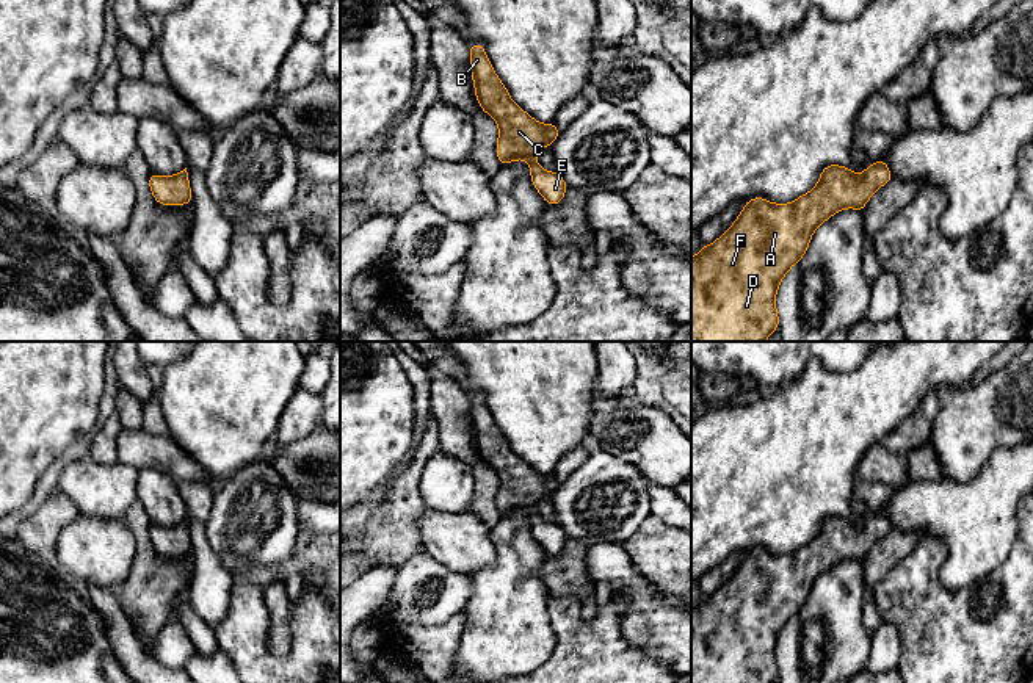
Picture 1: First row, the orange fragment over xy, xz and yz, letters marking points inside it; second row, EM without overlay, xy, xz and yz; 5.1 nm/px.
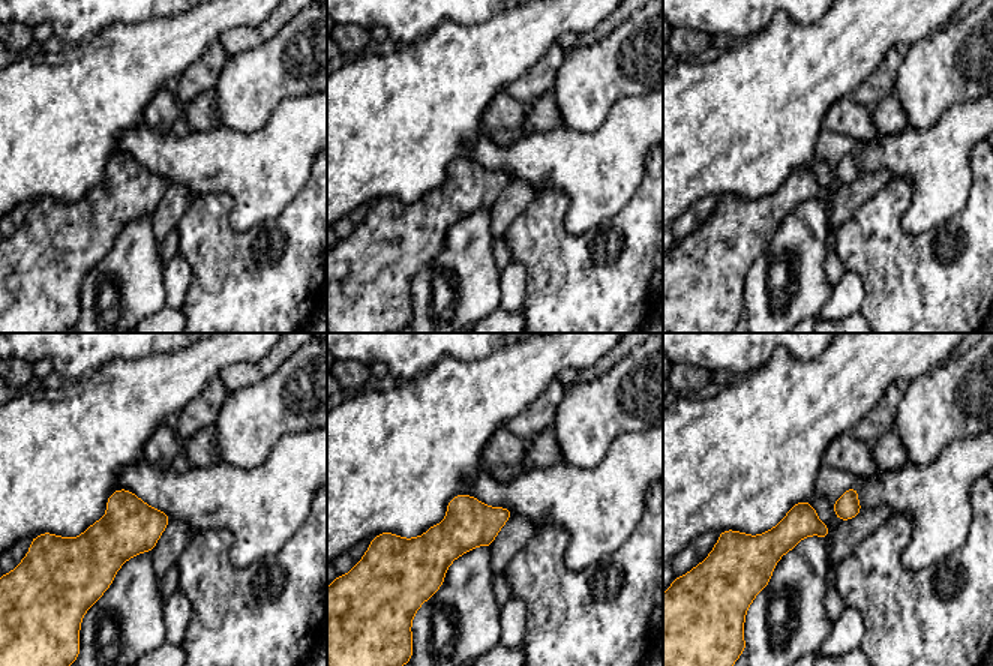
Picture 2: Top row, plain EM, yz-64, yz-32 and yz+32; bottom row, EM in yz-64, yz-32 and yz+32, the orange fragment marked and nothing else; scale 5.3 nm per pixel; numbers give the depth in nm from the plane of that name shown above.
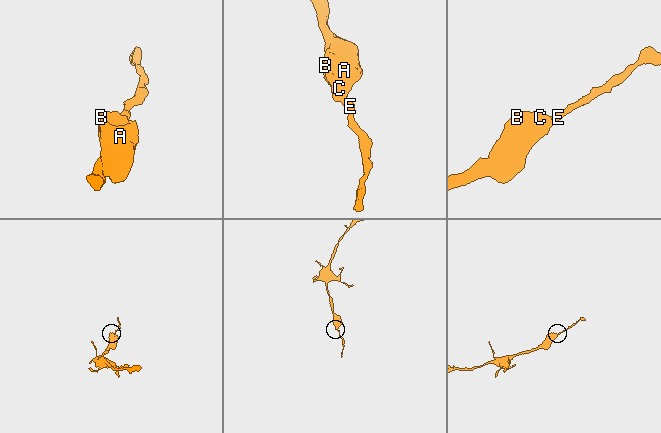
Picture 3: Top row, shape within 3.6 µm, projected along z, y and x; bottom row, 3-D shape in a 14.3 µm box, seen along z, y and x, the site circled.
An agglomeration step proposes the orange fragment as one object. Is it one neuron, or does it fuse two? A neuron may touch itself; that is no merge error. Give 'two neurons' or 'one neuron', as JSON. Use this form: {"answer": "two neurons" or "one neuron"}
{"answer": "one neuron"}

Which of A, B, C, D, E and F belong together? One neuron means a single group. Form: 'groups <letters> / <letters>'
groups A B C D E F

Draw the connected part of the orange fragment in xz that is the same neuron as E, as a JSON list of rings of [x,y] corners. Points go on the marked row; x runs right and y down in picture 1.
[[[470,44],[470,72],[480,108],[498,125],[495,150],[500,164],[527,160],[533,186],[547,204],[560,204],[567,188],[564,179],[556,171],[542,169],[536,161],[536,154],[549,147],[560,135],[555,122],[544,125],[511,100],[483,44]]]

